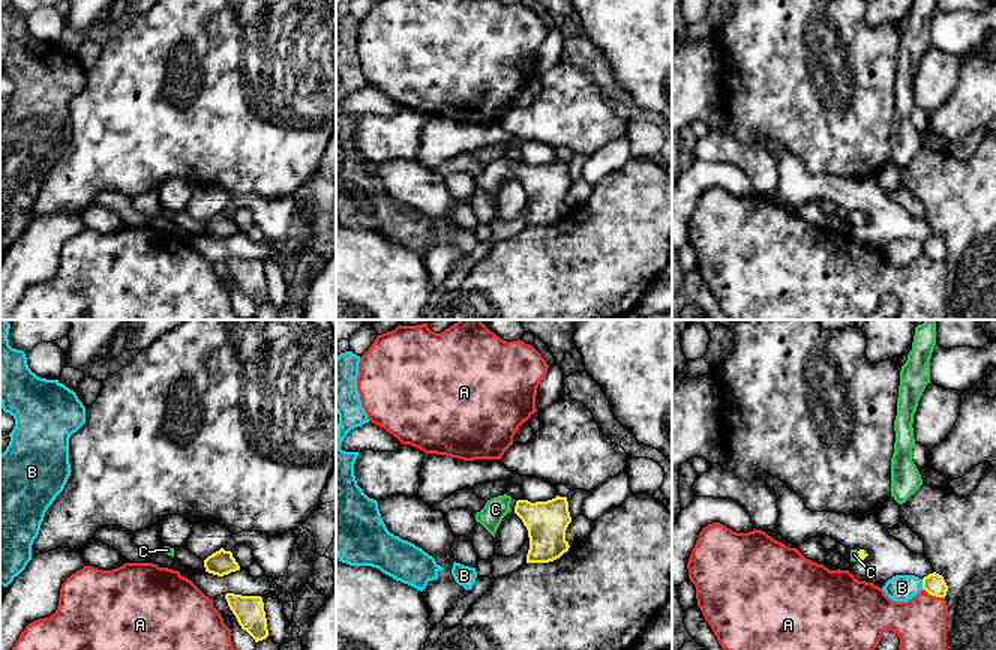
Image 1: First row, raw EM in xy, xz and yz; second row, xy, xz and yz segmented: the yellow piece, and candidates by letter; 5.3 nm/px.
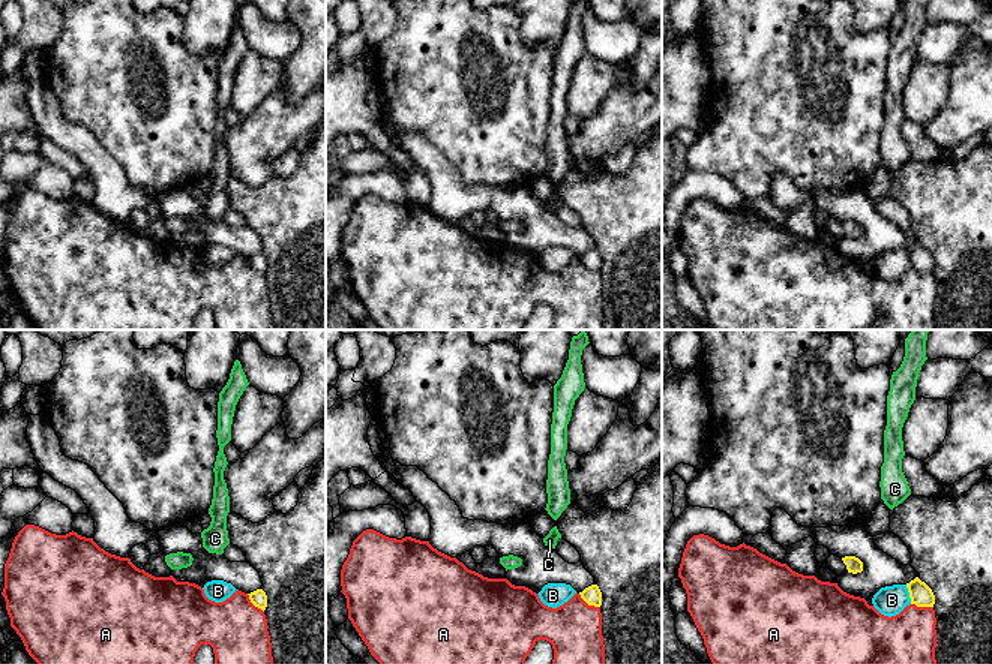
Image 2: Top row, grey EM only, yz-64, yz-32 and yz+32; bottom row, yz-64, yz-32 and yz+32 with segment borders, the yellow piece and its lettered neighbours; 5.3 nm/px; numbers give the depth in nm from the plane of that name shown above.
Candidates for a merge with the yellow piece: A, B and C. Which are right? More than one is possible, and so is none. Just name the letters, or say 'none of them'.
C

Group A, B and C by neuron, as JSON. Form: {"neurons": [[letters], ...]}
{"neurons": [["A"], ["B"], ["C"]]}

